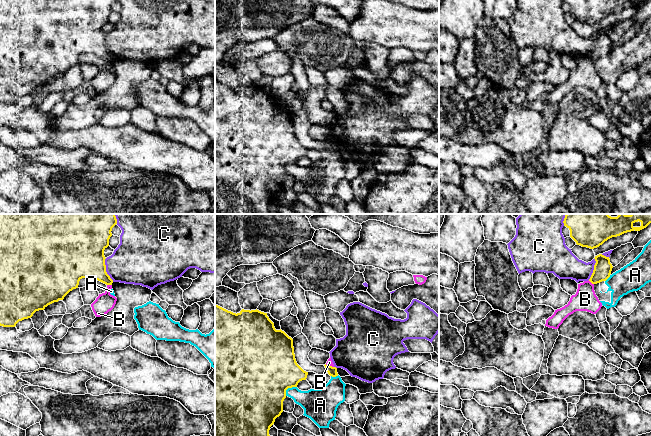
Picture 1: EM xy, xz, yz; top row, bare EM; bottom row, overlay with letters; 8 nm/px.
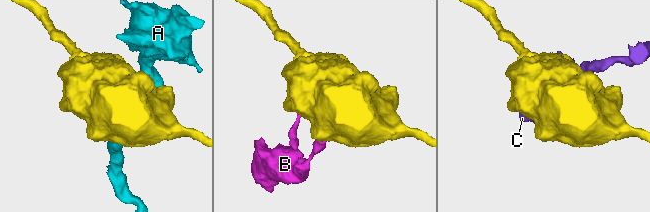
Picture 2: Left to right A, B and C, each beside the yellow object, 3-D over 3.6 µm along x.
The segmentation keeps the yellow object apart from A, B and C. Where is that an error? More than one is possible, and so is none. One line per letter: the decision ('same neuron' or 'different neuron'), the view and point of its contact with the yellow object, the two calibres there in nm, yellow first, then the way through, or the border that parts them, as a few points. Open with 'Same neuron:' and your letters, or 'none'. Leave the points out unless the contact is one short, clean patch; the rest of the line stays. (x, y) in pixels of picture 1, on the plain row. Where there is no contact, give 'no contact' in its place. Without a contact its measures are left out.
Same neuron: none
A: different neuron | xz (288, 163) | 500/220 nm
B: different neuron | yz (591, 58) | 140/190 nm | along yz (588, 56), (593, 60)
C: different neuron | xy (105, 46) | 400/360 nm

